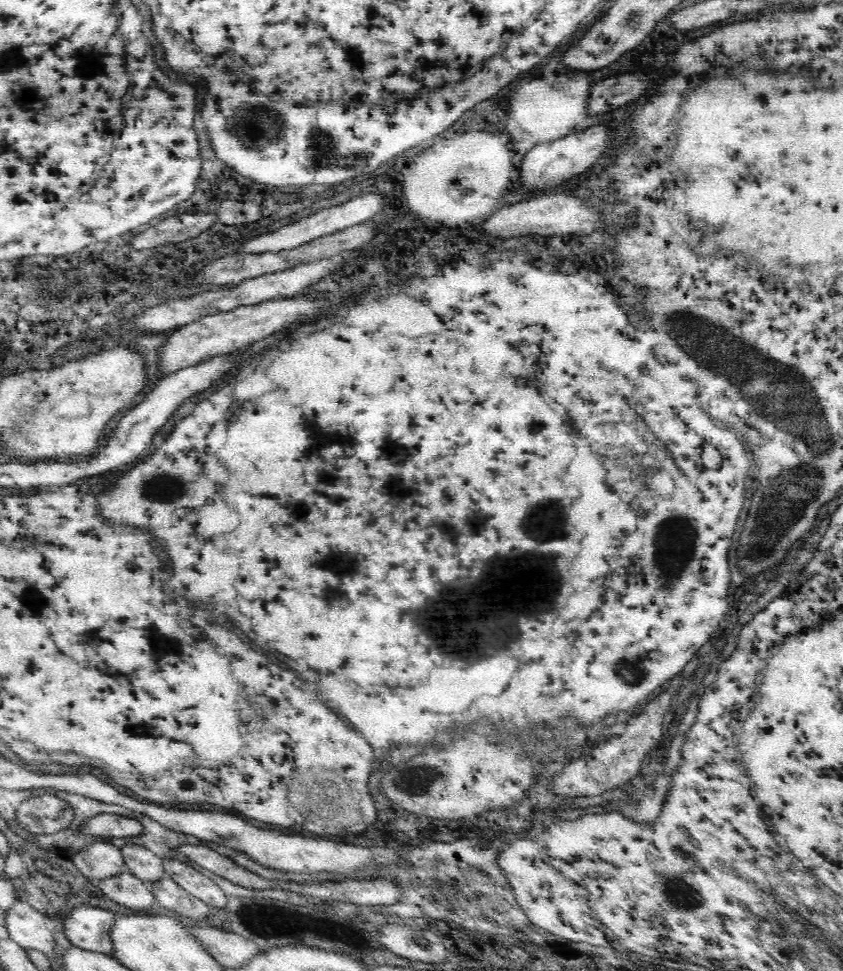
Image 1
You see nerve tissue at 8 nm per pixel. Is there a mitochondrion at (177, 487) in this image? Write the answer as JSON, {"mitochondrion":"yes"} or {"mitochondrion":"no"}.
{"mitochondrion":"yes"}

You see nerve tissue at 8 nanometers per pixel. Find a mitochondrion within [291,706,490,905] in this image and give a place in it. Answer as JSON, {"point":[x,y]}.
{"point":[420,780]}

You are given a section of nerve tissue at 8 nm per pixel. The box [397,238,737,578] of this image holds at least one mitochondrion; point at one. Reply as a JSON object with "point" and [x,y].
{"point":[549,513]}

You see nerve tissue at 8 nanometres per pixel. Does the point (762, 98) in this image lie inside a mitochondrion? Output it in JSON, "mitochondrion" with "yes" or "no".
{"mitochondrion":"no"}

